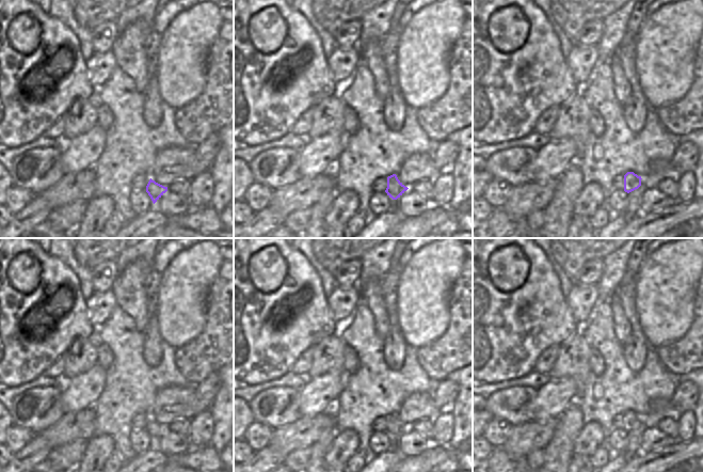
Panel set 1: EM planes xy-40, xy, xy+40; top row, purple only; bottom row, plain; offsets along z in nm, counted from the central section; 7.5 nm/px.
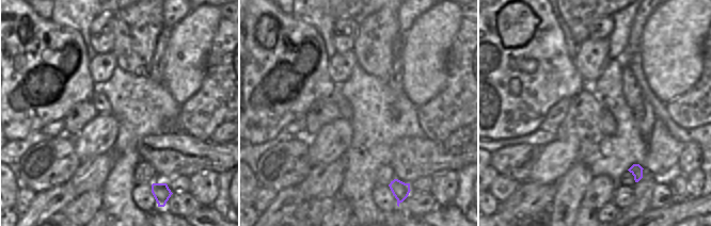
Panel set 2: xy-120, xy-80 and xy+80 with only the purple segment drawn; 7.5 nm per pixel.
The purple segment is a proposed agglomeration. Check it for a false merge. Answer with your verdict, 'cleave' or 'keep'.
keep

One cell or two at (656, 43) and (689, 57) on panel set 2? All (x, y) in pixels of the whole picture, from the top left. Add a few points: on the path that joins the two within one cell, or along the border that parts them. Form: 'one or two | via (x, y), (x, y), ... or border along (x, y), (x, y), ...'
one | via (664, 44), (677, 57), (680, 57)

